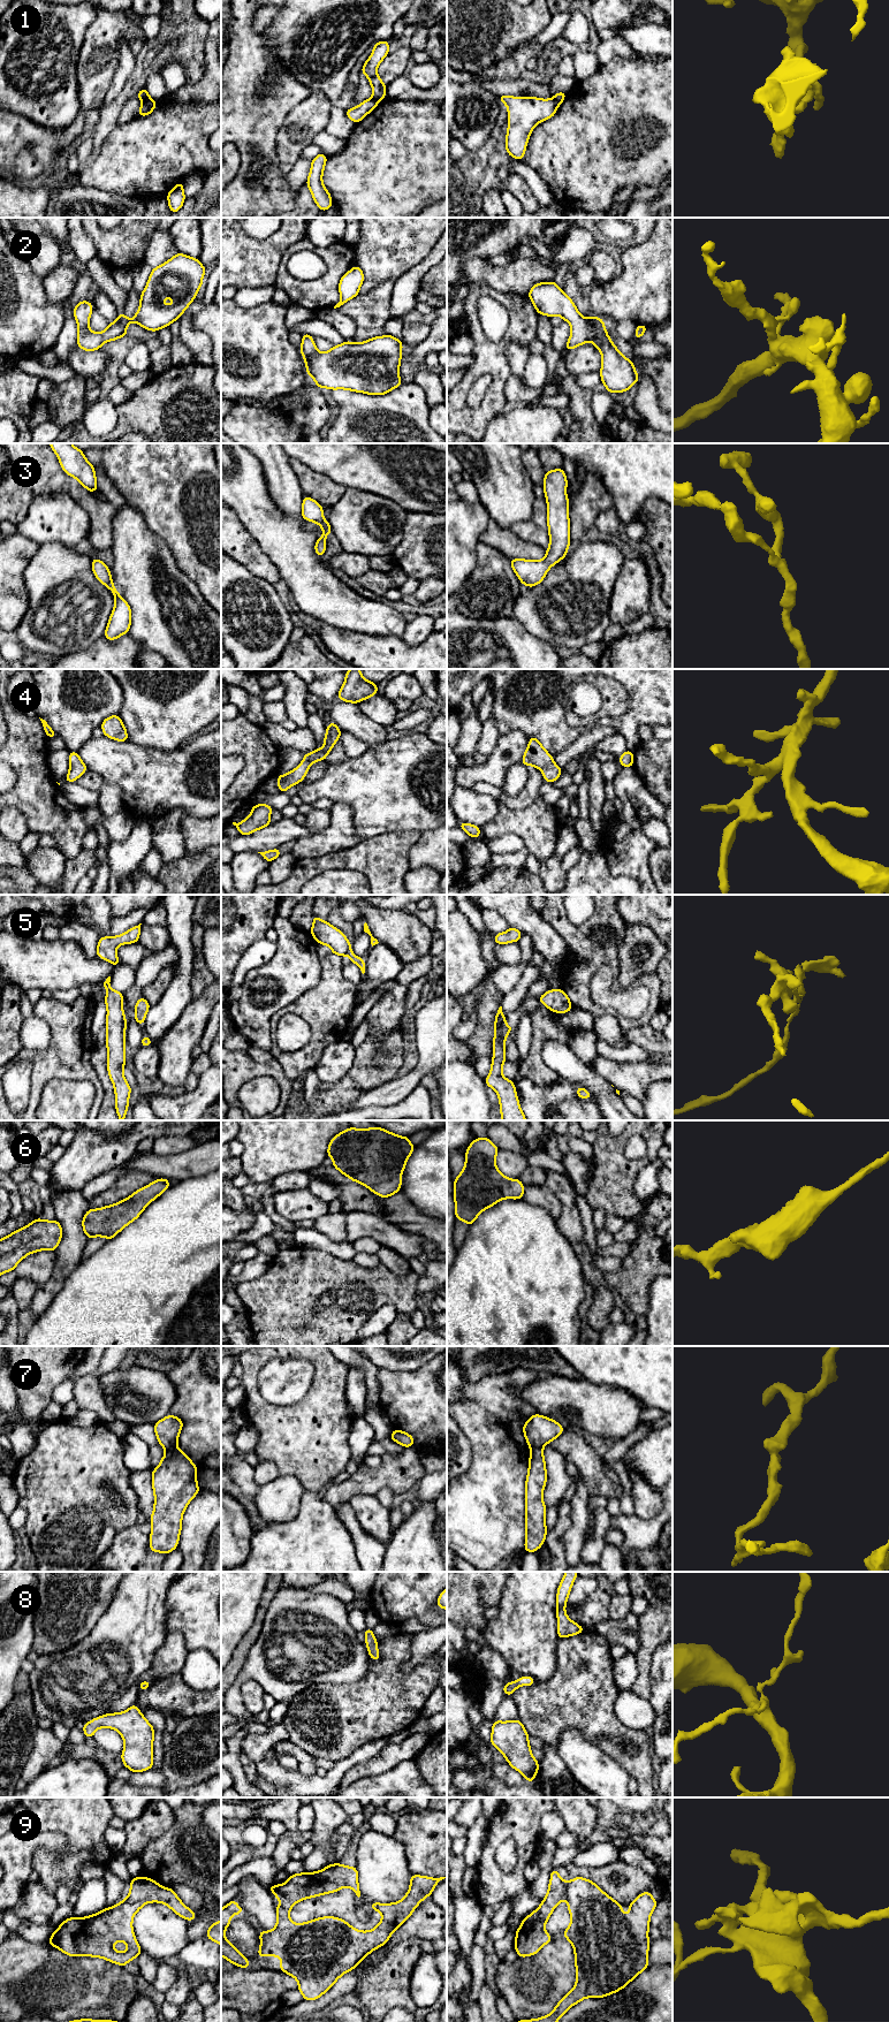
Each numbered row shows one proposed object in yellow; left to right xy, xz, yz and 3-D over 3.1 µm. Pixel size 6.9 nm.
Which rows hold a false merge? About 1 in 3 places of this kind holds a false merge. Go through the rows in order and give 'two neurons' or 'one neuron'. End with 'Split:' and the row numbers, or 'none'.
1: two neurons
2: one neuron
3: one neuron
4: one neuron
5: two neurons
6: one neuron
7: two neurons
8: one neuron
9: one neuron
Split: 1, 5, 7

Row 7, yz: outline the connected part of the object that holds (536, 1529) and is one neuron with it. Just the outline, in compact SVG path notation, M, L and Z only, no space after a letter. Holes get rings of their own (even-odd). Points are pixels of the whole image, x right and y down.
M544 1447L532 1449L530 1452L529 1472L525 1482L525 1545L526 1552L540 1549L546 1540L546 1505L544 1504L544 1488L547 1482Z

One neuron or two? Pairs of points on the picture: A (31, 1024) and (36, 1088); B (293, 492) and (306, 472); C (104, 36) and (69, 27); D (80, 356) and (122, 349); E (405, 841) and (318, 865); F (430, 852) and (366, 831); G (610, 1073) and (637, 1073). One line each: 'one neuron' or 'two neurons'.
A: two neurons
B: two neurons
C: two neurons
D: two neurons
E: one neuron
F: two neurons
G: one neuron

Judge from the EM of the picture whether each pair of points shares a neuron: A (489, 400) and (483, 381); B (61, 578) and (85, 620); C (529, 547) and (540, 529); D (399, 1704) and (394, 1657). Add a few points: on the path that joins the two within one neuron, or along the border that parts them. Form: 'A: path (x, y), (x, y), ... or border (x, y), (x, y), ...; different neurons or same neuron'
A: border (489, 373), (491, 385), (481, 404), (470, 410); different neurons
B: path (62, 588), (65, 599), (75, 609); same neuron
C: border (524, 540), (538, 544), (545, 550); different neurons
D: path (394, 1693), (394, 1669); same neuron

